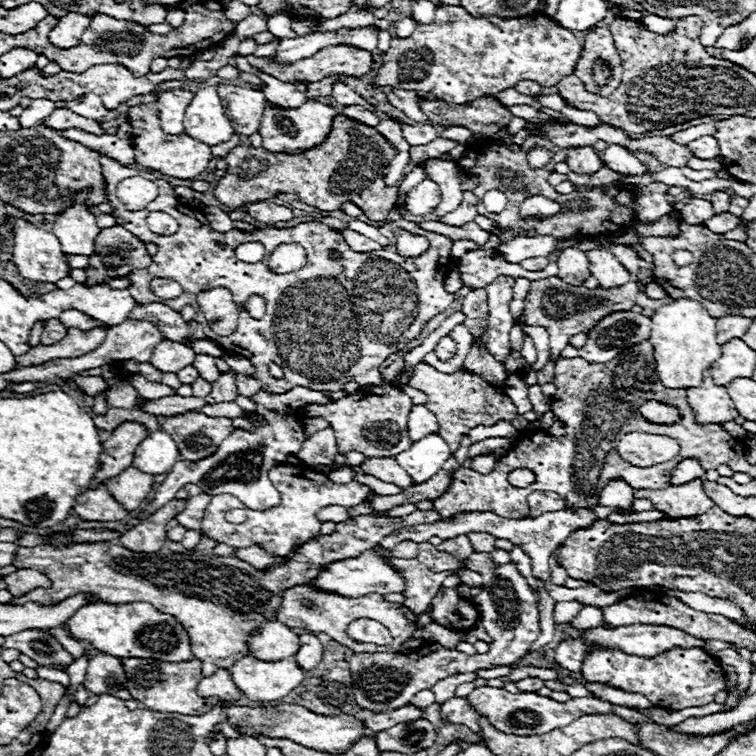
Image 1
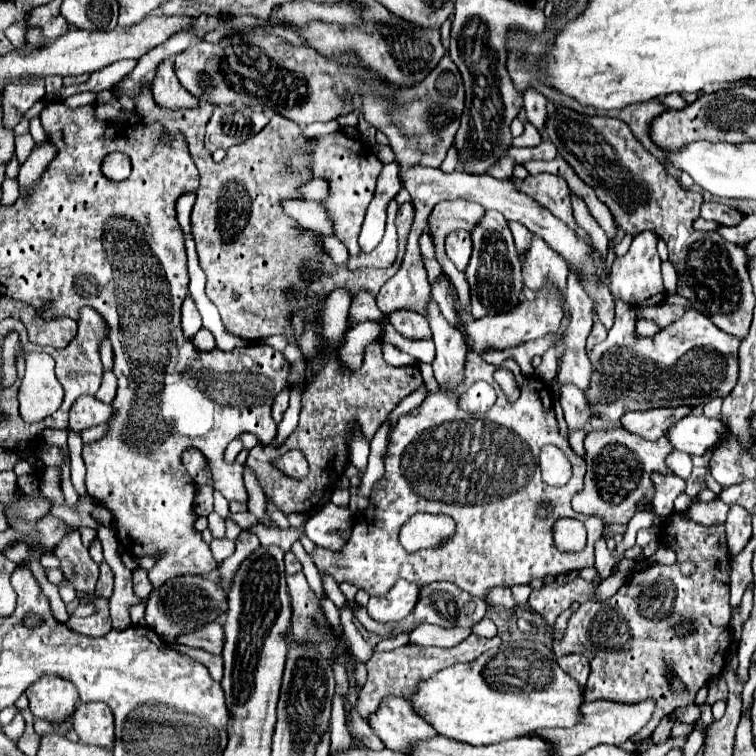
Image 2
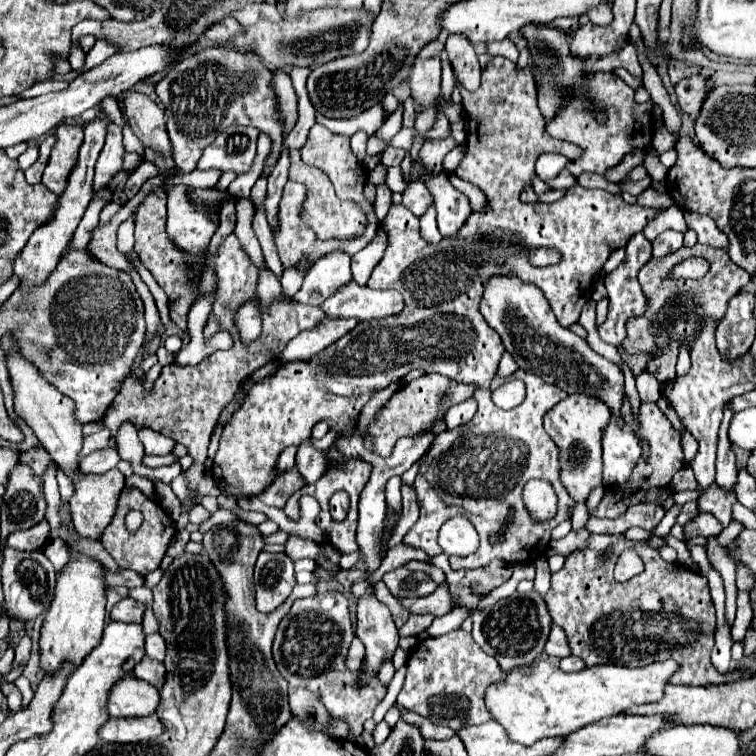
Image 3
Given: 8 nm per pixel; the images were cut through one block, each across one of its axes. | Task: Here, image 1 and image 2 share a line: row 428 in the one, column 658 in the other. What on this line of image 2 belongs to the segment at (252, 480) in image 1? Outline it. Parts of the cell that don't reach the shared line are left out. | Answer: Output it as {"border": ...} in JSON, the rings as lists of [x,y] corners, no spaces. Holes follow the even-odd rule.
{"border":[[[644,230],[640,234],[634,236],[632,244],[630,244],[630,250],[614,260],[612,264],[612,276],[610,276],[610,292],[614,298],[620,298],[624,300],[626,304],[630,306],[636,306],[636,308],[642,308],[642,306],[652,306],[652,304],[660,304],[664,302],[664,284],[662,284],[662,272],[660,272],[660,256],[658,256],[658,234],[652,232],[652,230]]]}

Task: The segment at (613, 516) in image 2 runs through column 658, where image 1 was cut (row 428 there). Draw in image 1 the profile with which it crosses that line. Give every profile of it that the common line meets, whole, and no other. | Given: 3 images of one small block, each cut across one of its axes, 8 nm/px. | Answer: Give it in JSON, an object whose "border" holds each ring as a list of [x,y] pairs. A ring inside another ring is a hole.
{"border":[[[422,360],[416,364],[414,376],[408,384],[428,394],[426,408],[430,408],[438,416],[438,426],[440,426],[438,432],[442,432],[442,436],[446,436],[446,442],[450,444],[452,452],[458,448],[462,434],[468,434],[468,430],[472,426],[478,426],[478,424],[492,426],[498,420],[512,422],[518,416],[514,404],[510,404],[510,398],[504,392],[486,384],[478,374],[474,374],[466,368],[454,372],[454,374],[444,374],[444,372],[434,370],[430,364],[426,364]]]}

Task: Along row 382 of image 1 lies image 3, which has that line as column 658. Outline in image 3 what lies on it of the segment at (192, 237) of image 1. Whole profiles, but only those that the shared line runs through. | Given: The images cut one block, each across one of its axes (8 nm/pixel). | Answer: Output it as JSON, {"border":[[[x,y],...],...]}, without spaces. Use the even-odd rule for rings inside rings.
{"border":[[[696,244],[692,248],[682,246],[680,250],[676,250],[674,254],[668,254],[666,258],[652,258],[638,274],[640,286],[644,290],[644,294],[650,300],[650,306],[646,310],[646,314],[642,318],[632,318],[628,322],[628,336],[622,342],[622,346],[628,352],[644,352],[644,354],[652,354],[652,360],[648,364],[650,374],[654,374],[660,382],[674,378],[676,376],[676,356],[678,356],[678,342],[670,340],[670,334],[666,334],[666,340],[660,338],[660,342],[652,344],[652,326],[666,326],[666,332],[670,330],[700,330],[702,328],[702,320],[712,316],[716,320],[722,320],[728,300],[742,288],[748,284],[750,274],[746,274],[742,268],[734,266],[734,262],[730,262],[730,256],[724,250],[718,248],[710,248],[704,244]],[[692,256],[702,256],[704,260],[708,260],[710,270],[702,280],[690,280],[690,278],[668,278],[670,270],[680,264],[686,258]],[[672,318],[672,320],[670,320]],[[672,322],[672,324],[670,324]],[[664,346],[664,354],[662,356],[654,356],[656,348]]]}

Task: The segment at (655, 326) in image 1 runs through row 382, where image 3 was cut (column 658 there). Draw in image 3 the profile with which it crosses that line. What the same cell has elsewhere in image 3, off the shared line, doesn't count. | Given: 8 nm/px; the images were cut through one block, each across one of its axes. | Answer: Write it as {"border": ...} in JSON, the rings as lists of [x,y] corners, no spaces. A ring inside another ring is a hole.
{"border":[[[536,658],[528,666],[510,670],[502,684],[486,688],[484,702],[490,716],[502,724],[512,742],[532,746],[542,738],[568,736],[590,722],[620,714],[634,704],[658,702],[664,696],[664,686],[668,684],[670,674],[676,670],[676,662],[664,660],[644,668],[602,664],[582,668],[580,672],[562,672],[546,658]]]}

